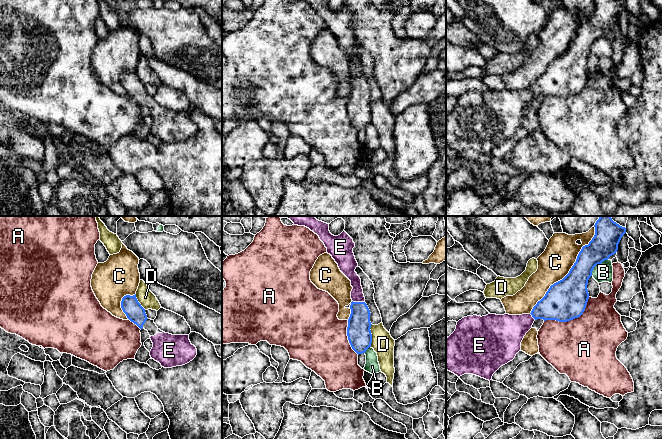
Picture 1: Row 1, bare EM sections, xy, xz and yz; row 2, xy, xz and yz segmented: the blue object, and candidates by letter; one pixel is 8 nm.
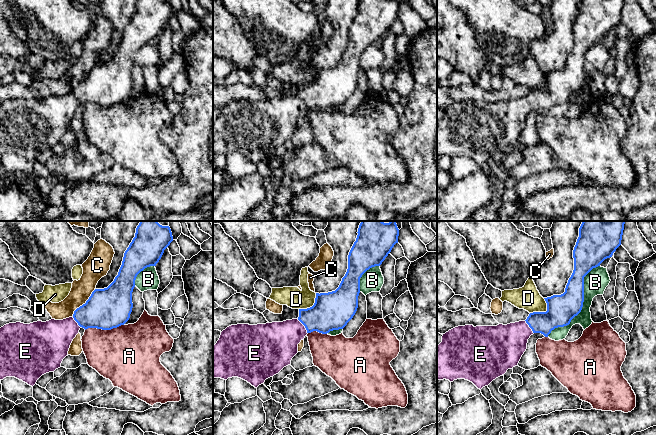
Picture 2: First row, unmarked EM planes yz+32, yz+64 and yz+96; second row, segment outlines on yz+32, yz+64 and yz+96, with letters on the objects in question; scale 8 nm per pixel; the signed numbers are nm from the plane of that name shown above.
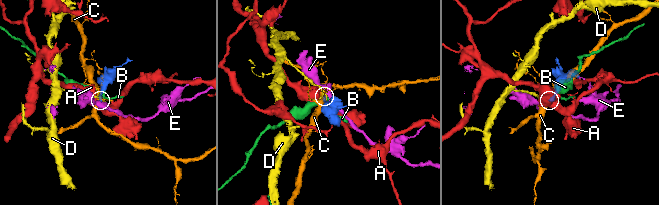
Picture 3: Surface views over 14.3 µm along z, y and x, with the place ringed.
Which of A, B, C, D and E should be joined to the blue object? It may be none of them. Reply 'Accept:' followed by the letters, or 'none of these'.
Accept: E

